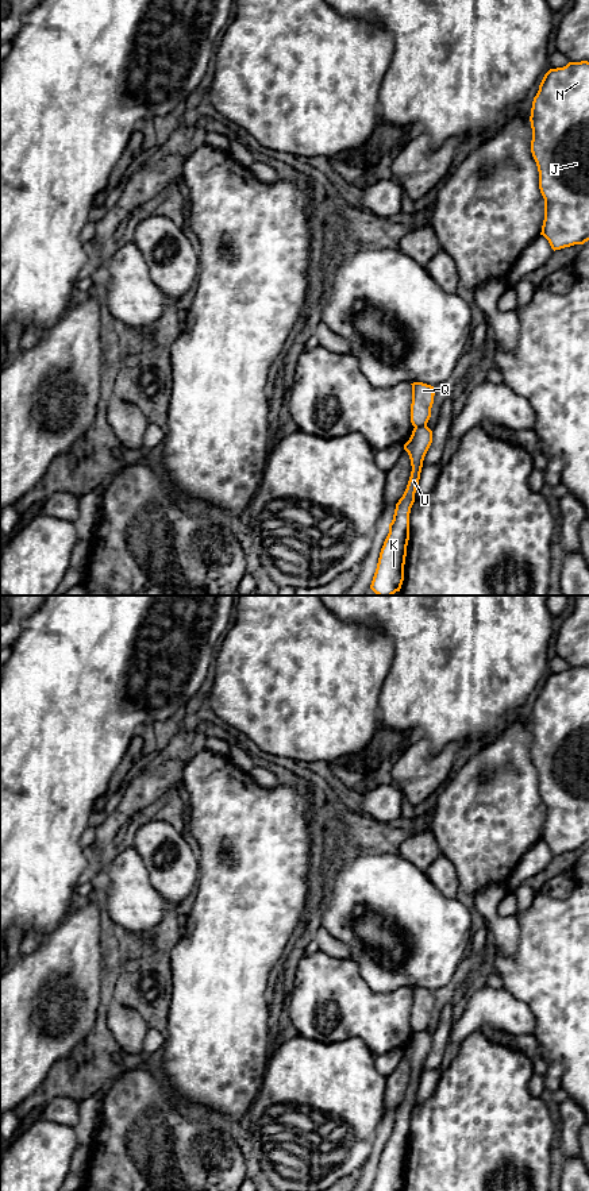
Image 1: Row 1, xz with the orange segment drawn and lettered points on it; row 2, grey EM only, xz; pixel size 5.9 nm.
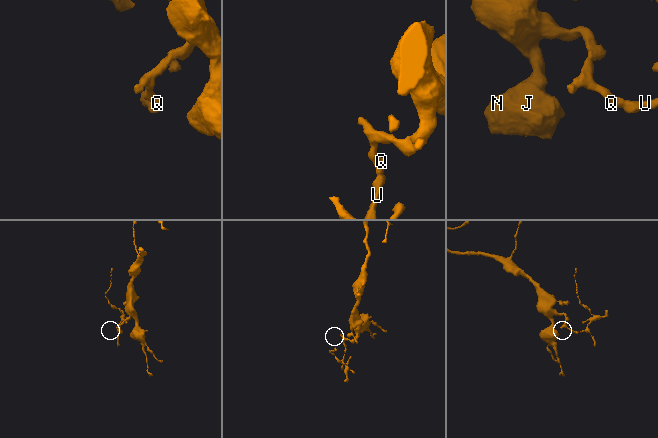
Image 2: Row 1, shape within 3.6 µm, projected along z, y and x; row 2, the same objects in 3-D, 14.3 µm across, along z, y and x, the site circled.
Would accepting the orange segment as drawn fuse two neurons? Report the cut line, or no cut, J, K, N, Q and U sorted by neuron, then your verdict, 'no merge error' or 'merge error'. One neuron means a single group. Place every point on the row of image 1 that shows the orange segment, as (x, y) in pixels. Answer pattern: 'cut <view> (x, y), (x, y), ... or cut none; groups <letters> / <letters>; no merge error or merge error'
cut xz (426, 424), (415, 428); groups J N Q / K U; merge error

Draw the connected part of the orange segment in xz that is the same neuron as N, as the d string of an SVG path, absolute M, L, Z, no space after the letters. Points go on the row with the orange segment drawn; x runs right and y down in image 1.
M569 62L550 69L531 108L531 153L544 198L542 232L551 248L561 250L589 240L589 62Z

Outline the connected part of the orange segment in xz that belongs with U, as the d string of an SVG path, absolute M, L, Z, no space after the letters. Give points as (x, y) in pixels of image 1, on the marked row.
M416 427L404 450L411 459L411 477L403 497L396 504L393 520L389 524L389 533L380 552L377 568L370 589L377 596L393 596L400 591L404 581L404 564L409 540L409 513L415 502L415 493L419 485L424 456L432 443L432 431Z

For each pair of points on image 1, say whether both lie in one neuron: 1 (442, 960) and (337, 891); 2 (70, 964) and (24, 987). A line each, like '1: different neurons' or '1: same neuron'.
1: same neuron
2: same neuron

